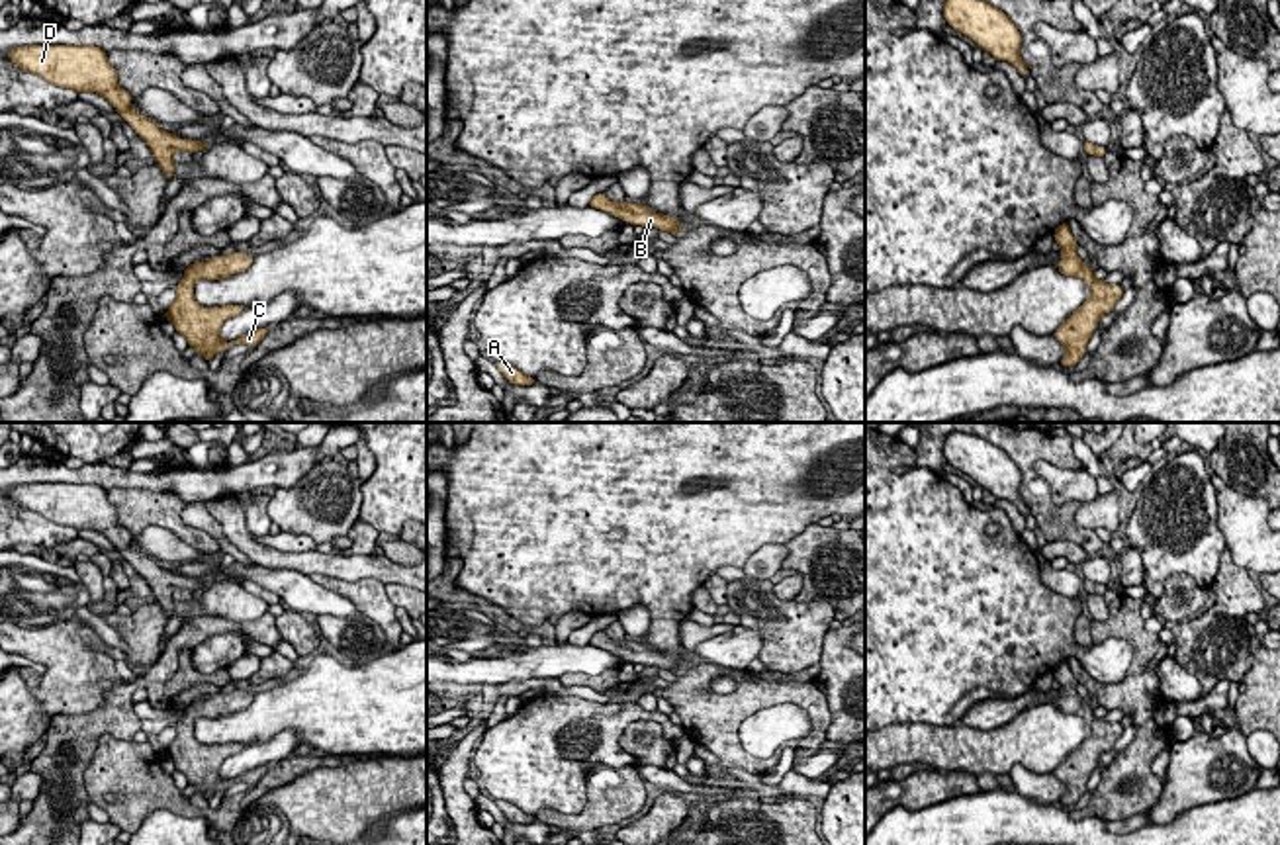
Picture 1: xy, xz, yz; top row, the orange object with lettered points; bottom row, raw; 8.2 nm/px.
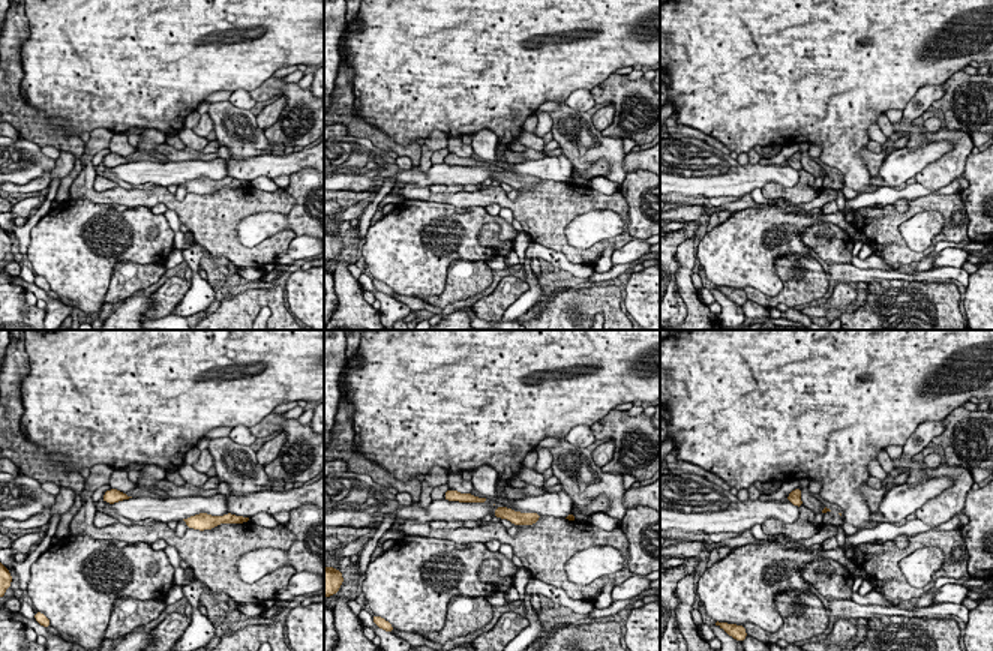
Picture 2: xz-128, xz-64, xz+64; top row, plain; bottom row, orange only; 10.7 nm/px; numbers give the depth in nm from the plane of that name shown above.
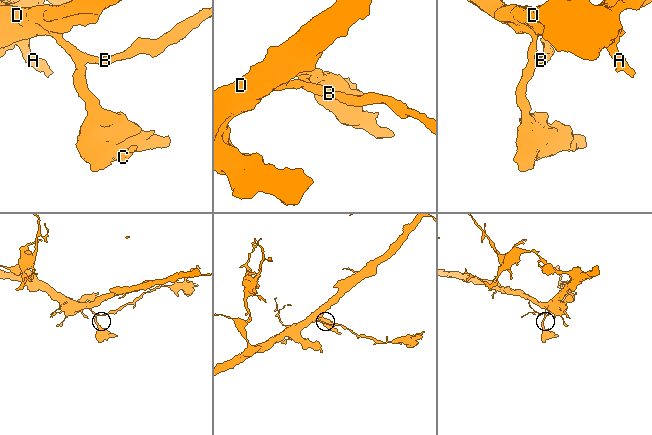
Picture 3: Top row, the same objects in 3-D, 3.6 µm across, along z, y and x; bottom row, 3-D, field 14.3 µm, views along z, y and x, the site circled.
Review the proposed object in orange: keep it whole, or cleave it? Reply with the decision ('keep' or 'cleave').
keep

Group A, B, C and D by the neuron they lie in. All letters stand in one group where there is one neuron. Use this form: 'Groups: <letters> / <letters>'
Groups: A B C D

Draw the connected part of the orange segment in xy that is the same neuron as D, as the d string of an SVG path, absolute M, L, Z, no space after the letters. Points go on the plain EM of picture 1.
M25 483L6 491L16 507L33 511L43 518L104 534L135 571L147 581L164 614L174 612L172 593L176 589L204 591L207 581L180 577L145 552L131 546L131 534L117 522L117 509L108 501L108 491L94 483Z

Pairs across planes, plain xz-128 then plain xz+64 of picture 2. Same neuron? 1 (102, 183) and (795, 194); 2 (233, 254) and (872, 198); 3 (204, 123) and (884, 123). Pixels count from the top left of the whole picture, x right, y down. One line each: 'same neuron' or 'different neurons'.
1: same neuron
2: different neurons
3: same neuron

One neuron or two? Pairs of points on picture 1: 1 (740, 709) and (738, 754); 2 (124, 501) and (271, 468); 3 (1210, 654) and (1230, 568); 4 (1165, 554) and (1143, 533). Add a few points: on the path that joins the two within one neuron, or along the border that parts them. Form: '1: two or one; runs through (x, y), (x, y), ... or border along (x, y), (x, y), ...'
1: one; runs through (731, 720), (731, 742)
2: two; border along (122, 486), (173, 491), (186, 505)
3: one; runs through (1220, 632), (1228, 619), (1230, 589)
4: one; runs through (1159, 548), (1149, 538)

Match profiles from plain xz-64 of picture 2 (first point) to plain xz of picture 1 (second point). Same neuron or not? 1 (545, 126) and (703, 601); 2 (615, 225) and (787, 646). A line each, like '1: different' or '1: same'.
1: different
2: different

